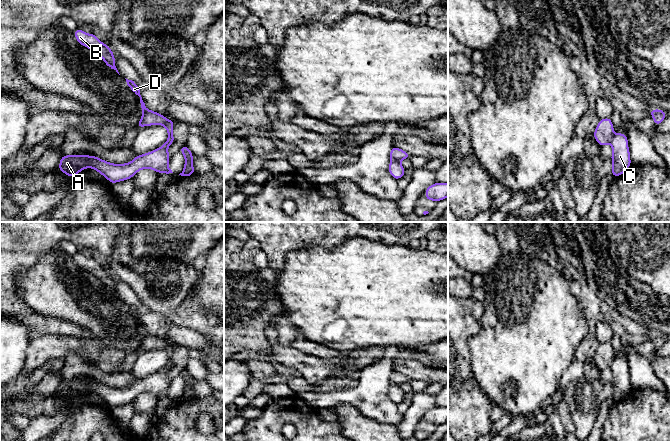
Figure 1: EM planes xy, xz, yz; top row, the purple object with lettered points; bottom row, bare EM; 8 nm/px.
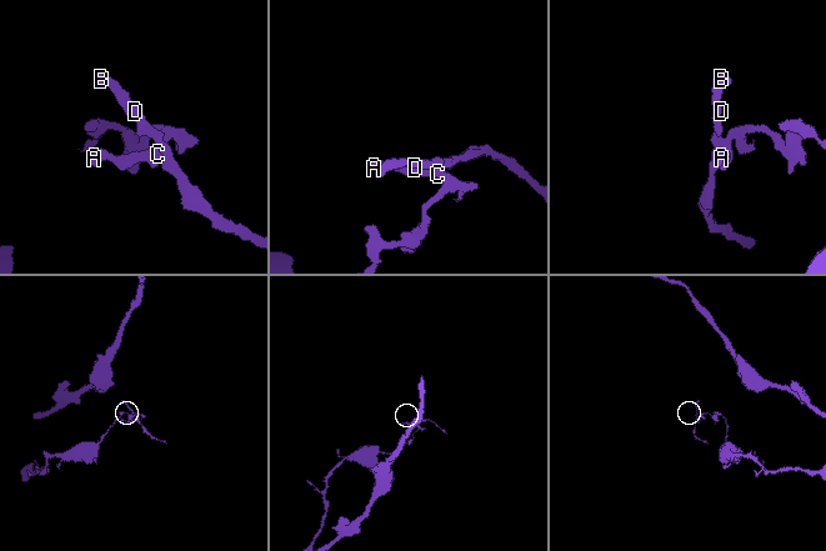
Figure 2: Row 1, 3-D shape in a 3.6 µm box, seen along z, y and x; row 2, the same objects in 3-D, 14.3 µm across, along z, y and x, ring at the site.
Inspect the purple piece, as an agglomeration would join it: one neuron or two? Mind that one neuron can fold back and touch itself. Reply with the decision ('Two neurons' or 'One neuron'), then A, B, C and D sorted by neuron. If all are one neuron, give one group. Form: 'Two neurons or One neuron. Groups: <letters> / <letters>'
Two neurons. Groups: A C / B D

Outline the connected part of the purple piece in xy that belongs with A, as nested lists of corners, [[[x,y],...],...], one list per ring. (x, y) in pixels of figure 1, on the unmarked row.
[[[171,363],[159,372],[142,378],[124,388],[115,388],[102,384],[97,380],[80,379],[76,377],[69,380],[63,379],[59,386],[59,393],[68,401],[75,401],[86,392],[92,392],[104,400],[111,408],[131,403],[142,393],[152,393],[156,397],[173,397],[168,387],[171,380],[168,378],[168,372],[173,367]]]

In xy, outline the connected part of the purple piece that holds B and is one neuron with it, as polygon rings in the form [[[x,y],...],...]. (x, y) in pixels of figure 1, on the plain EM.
[[[79,252],[73,255],[73,258],[80,269],[87,271],[94,277],[98,278],[103,283],[107,291],[114,293],[119,298],[115,290],[115,279],[109,269],[101,266],[94,257],[89,258]]]

